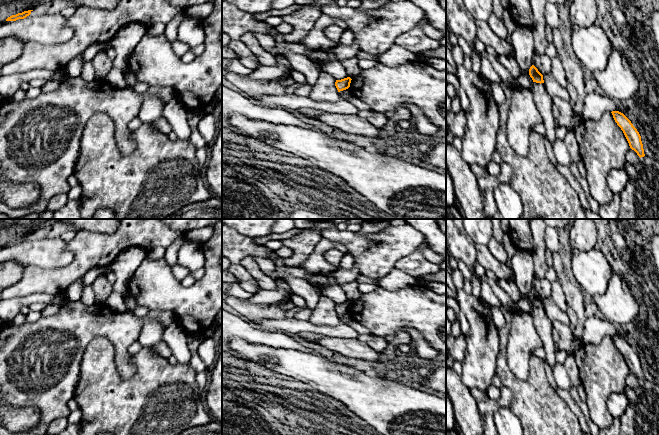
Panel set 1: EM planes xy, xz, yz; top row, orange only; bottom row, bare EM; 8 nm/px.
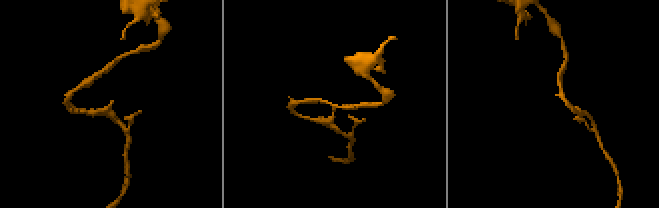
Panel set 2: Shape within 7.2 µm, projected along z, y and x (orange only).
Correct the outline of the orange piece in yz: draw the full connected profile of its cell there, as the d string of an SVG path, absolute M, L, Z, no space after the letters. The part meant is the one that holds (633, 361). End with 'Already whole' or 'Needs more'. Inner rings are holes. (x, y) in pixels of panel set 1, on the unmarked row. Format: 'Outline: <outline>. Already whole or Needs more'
Outline: M612 335L613 342L617 349L623 355L629 370L632 374L634 374L637 379L641 382L644 381L644 373L641 365L641 360L637 353L633 350L631 345L621 336Z. Already whole

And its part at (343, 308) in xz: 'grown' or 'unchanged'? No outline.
unchanged

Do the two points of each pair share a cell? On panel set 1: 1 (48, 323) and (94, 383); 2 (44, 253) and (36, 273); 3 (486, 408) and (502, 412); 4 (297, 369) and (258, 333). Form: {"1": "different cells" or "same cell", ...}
{"1": "different cells", "2": "different cells", "3": "different cells", "4": "different cells"}

